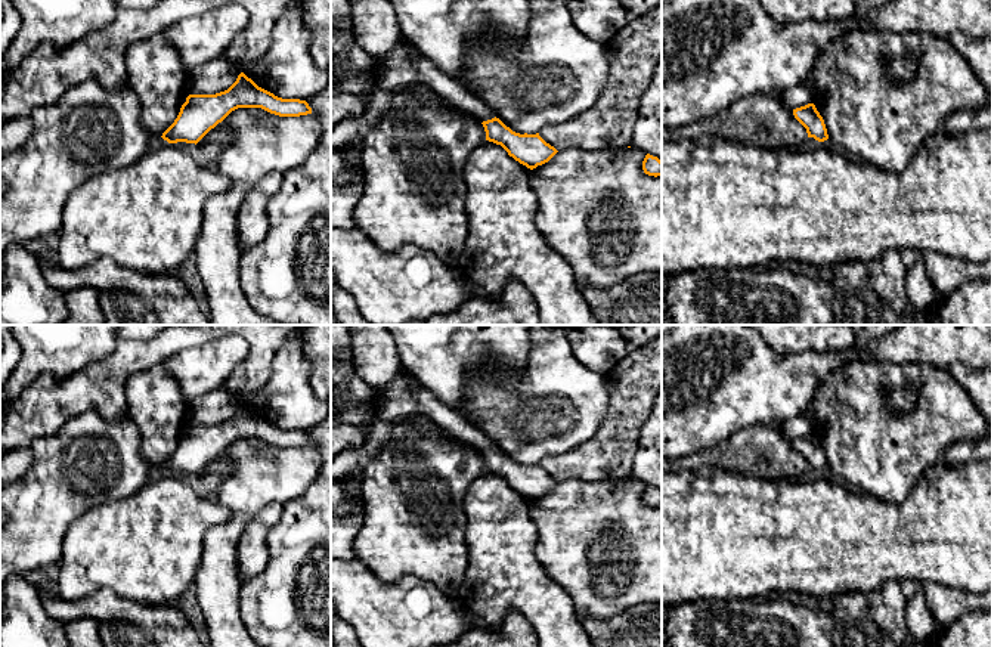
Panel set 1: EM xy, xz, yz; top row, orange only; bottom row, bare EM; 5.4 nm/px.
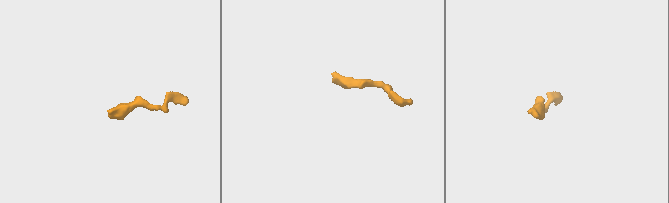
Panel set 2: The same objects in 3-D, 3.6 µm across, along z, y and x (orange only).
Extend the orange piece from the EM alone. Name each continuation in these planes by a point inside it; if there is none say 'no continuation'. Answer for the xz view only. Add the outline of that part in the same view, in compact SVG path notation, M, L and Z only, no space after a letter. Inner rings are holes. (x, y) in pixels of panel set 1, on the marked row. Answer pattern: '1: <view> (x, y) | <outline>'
1: xz (405, 65) | M403 38L391 53L378 59L377 89L391 90L411 84L428 86L437 96L481 123L495 118L495 114L465 86L445 75Z

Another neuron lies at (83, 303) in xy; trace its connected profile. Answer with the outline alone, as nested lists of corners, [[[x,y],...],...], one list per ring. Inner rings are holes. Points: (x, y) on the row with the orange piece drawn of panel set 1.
[[[93,287],[65,290],[68,316],[62,325],[105,325],[99,291]]]

